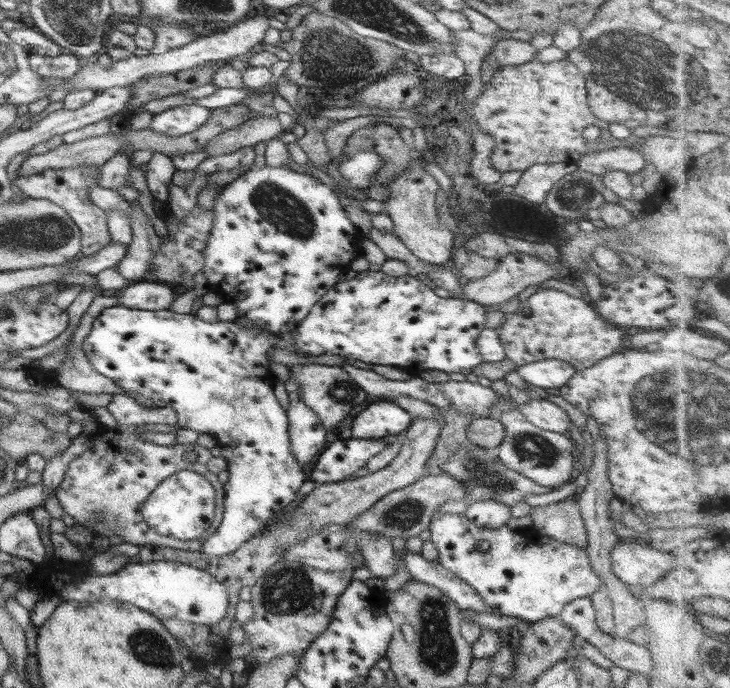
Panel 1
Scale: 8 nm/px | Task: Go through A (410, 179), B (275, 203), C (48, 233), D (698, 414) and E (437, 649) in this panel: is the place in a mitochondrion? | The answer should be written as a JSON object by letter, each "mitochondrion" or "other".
{"A":"mitochondrion","B":"mitochondrion","C":"mitochondrion","D":"mitochondrion","E":"mitochondrion"}

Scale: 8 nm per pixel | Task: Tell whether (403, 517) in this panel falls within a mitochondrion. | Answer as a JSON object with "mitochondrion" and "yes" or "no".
{"mitochondrion":"yes"}

